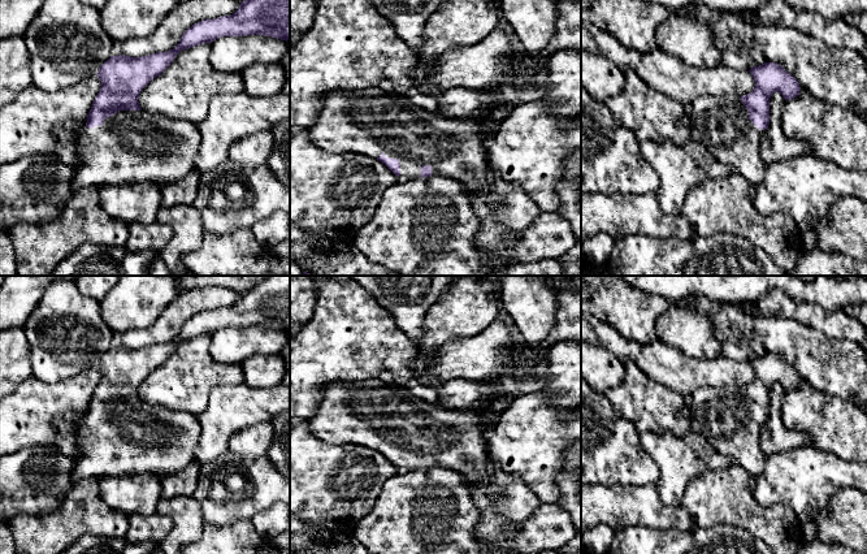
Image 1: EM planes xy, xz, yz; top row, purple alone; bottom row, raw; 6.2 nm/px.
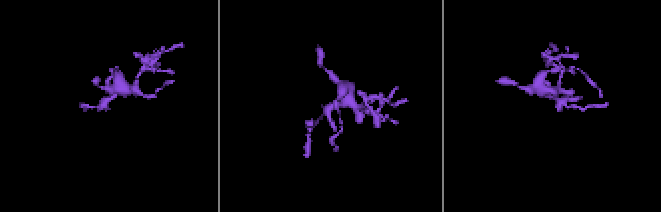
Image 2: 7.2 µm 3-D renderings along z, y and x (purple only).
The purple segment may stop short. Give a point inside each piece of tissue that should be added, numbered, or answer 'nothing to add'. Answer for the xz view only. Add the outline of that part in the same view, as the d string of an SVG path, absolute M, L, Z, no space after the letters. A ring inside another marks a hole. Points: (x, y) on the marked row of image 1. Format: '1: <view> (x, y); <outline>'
1: xz (372, 121); M490 85L481 88L484 108L464 118L443 117L415 105L407 96L390 95L378 87L329 92L322 98L317 122L307 131L316 146L330 152L357 152L374 159L383 153L386 157L398 159L400 181L420 177L421 166L430 165L432 176L456 178L472 191L482 191L487 187L485 176L489 142L503 121L495 121L490 116L499 103L497 92L500 87L502 85Z

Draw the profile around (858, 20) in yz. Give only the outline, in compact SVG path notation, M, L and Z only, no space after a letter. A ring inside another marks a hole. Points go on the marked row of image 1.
M867 10L862 13L855 13L855 12L846 13L844 16L844 20L855 29L858 29L862 33L862 35L866 38L864 56L867 57Z

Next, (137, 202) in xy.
M130 182L97 187L99 205L110 217L127 225L157 221L160 209L160 185L153 182Z

